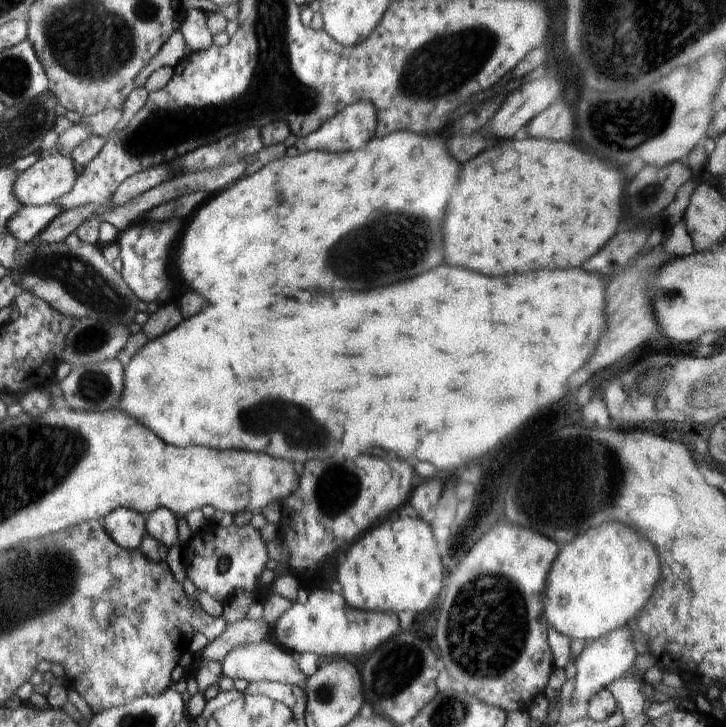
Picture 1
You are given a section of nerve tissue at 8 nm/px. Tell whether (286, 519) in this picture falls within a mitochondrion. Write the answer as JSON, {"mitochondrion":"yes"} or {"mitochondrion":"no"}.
{"mitochondrion":"no"}

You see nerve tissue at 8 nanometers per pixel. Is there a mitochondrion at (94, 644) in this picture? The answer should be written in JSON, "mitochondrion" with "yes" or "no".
{"mitochondrion":"no"}

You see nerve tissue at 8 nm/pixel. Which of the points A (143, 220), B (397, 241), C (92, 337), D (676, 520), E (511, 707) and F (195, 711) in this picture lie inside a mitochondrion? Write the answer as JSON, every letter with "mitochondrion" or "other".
{"A":"other","B":"mitochondrion","C":"mitochondrion","D":"other","E":"other","F":"other"}

